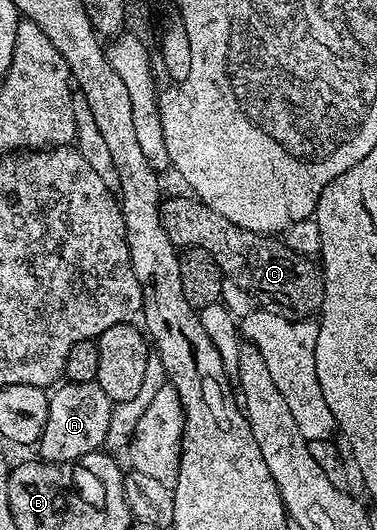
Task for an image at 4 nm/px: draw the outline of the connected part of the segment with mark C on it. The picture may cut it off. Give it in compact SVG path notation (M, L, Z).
M193 195L186 197L167 196L162 206L162 226L168 231L168 239L179 250L202 248L212 255L212 259L219 265L223 278L234 285L239 285L246 293L251 293L258 302L257 308L267 309L276 315L284 315L293 321L305 321L313 318L322 307L322 270L313 260L301 257L290 250L282 239L274 235L253 233L247 229L236 227L236 223L228 223L224 215L216 215L212 207L198 200Z

